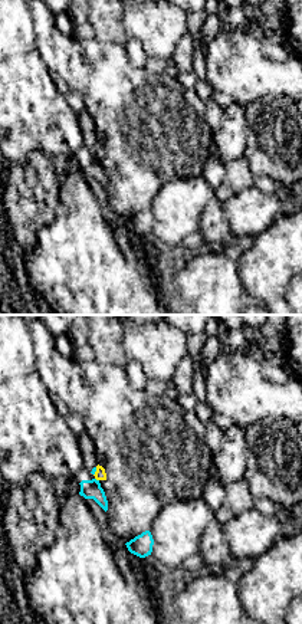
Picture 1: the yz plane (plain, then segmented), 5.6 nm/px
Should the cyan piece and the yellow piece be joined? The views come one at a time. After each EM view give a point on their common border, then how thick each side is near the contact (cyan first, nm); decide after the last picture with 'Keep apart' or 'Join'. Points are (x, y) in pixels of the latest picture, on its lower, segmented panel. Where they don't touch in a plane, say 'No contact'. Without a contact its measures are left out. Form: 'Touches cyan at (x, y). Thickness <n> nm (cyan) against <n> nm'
Touches cyan at (95, 479). Thickness 110 nm (cyan) against 60 nm

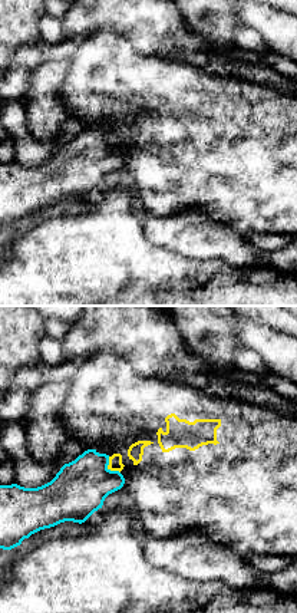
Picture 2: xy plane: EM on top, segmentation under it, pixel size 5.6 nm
Touches cyan at (109, 470). Thickness 300 nm (cyan) against 80 nm

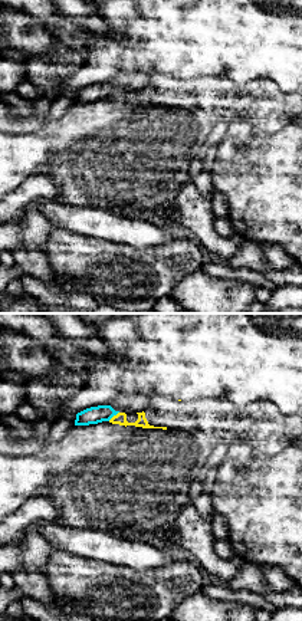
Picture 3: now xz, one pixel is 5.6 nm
Touches cyan at (112, 416). Thickness 100 nm (cyan) against 70 nm

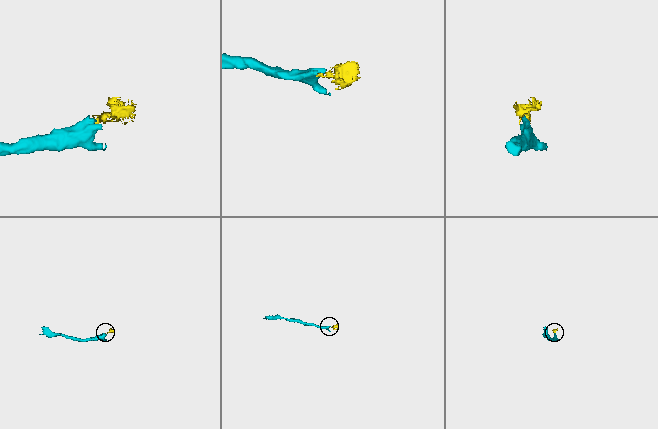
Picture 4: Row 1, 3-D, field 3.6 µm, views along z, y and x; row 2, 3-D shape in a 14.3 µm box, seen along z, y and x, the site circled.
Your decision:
Keep apart

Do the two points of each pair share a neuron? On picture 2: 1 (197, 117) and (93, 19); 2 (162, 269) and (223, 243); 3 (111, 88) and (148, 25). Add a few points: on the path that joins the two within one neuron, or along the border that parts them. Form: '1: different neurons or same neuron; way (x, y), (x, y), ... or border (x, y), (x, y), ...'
1: different neurons; border (93, 30), (116, 32), (126, 40)
2: different neurons; border (155, 244), (192, 259), (220, 261)
3: different neurons; border (131, 45), (139, 53), (154, 56)

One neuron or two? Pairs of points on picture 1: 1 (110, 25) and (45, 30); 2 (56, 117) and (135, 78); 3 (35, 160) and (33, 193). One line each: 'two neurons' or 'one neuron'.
1: two neurons
2: two neurons
3: one neuron

